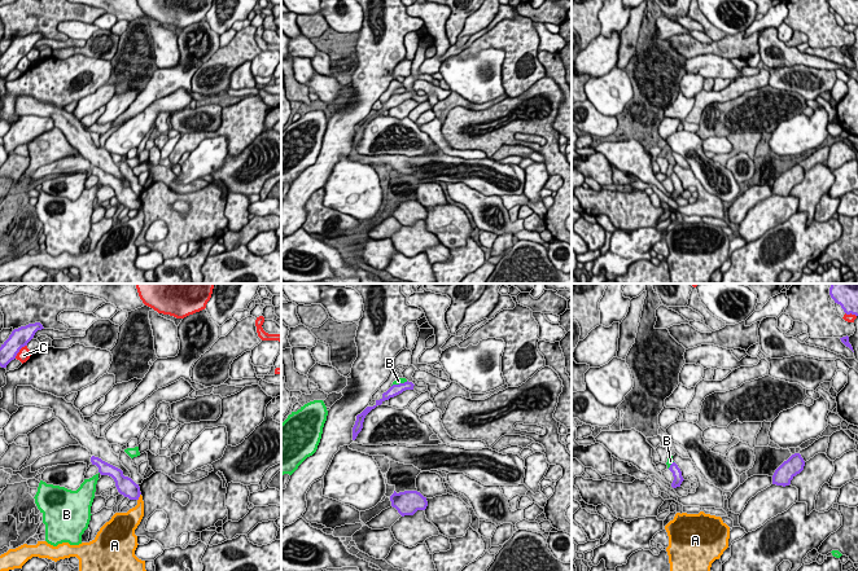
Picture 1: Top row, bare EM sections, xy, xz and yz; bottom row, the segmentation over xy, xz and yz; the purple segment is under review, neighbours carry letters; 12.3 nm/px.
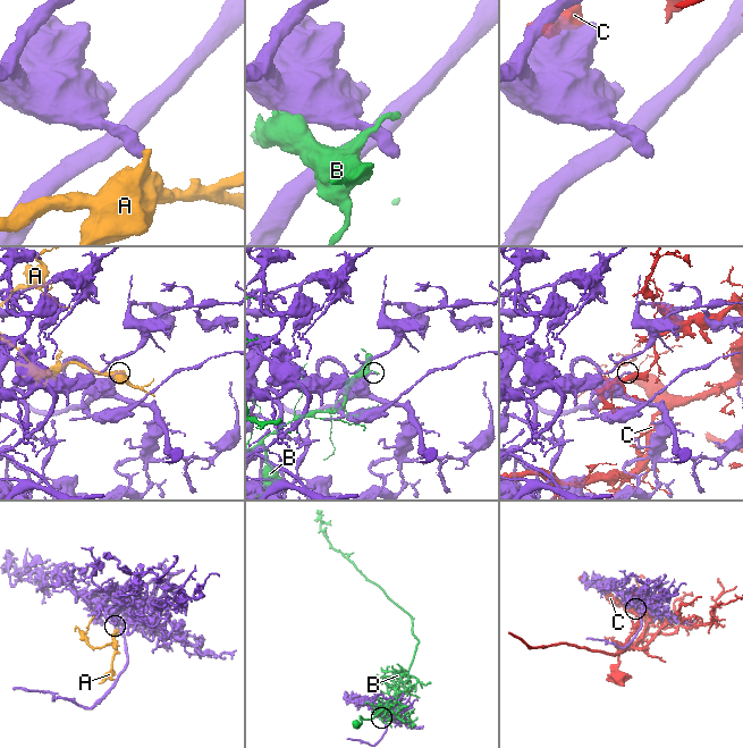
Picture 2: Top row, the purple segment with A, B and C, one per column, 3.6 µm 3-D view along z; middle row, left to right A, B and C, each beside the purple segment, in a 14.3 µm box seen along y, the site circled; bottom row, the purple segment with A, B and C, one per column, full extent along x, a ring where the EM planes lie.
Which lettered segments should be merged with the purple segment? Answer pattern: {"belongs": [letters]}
{"belongs": []}

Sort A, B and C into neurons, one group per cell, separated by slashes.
A / B / C

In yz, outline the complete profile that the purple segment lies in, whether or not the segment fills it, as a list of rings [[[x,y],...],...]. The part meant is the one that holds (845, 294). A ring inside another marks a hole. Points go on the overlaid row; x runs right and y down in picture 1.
[[[831,284],[829,295],[846,315],[858,316],[858,284]]]

